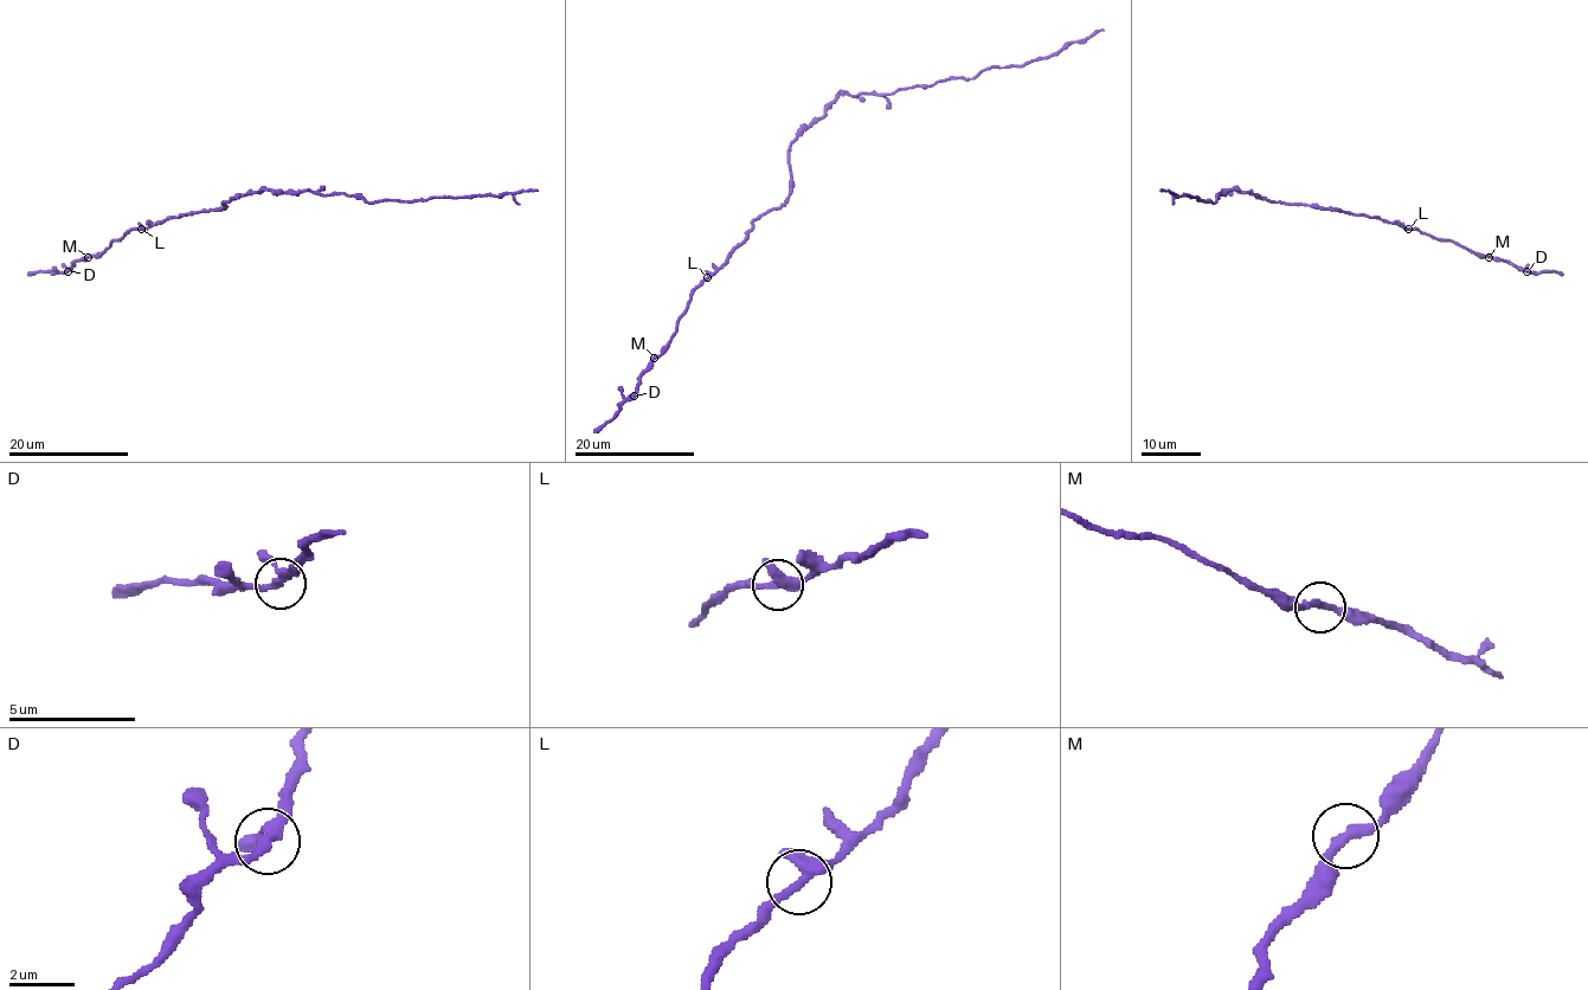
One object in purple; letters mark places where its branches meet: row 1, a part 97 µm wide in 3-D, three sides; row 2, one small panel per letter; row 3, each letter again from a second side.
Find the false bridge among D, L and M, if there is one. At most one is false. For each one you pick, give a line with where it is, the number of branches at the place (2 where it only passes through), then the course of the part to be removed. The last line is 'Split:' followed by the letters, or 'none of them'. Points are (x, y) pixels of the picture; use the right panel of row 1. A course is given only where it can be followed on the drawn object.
Split: none of them

